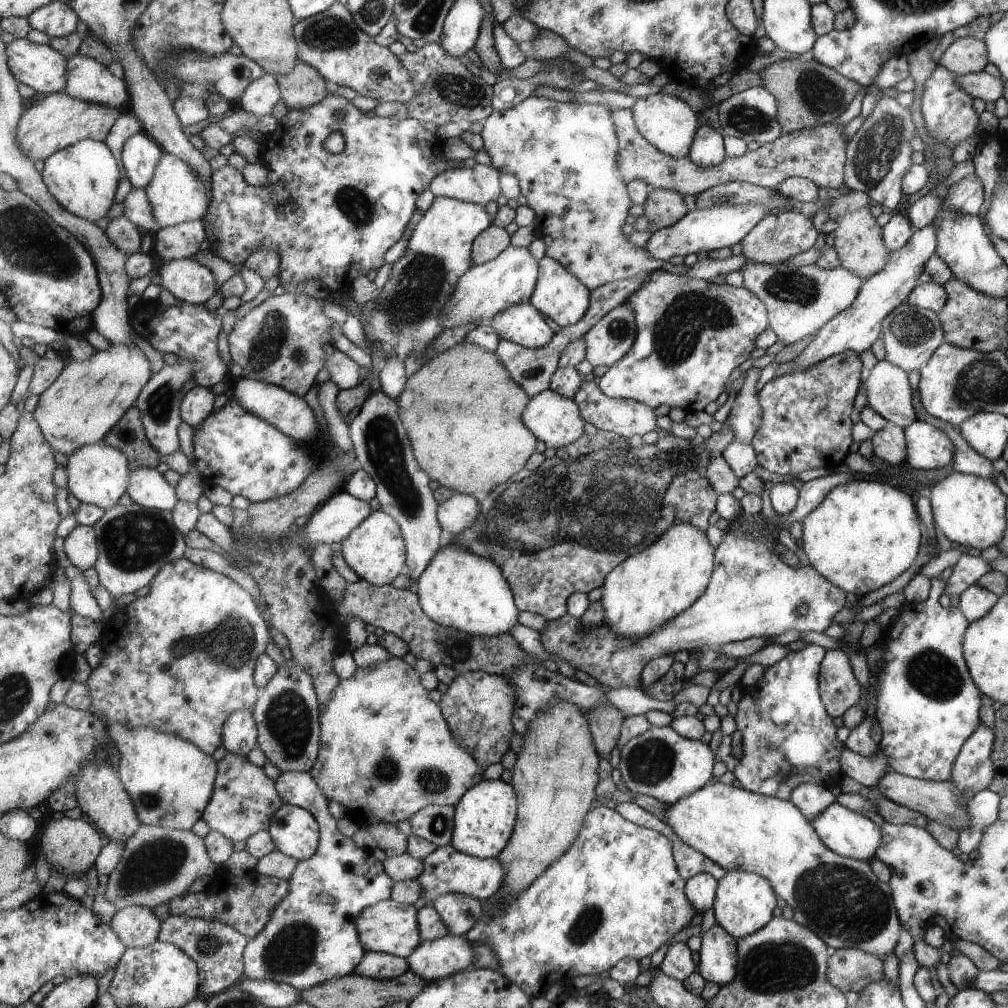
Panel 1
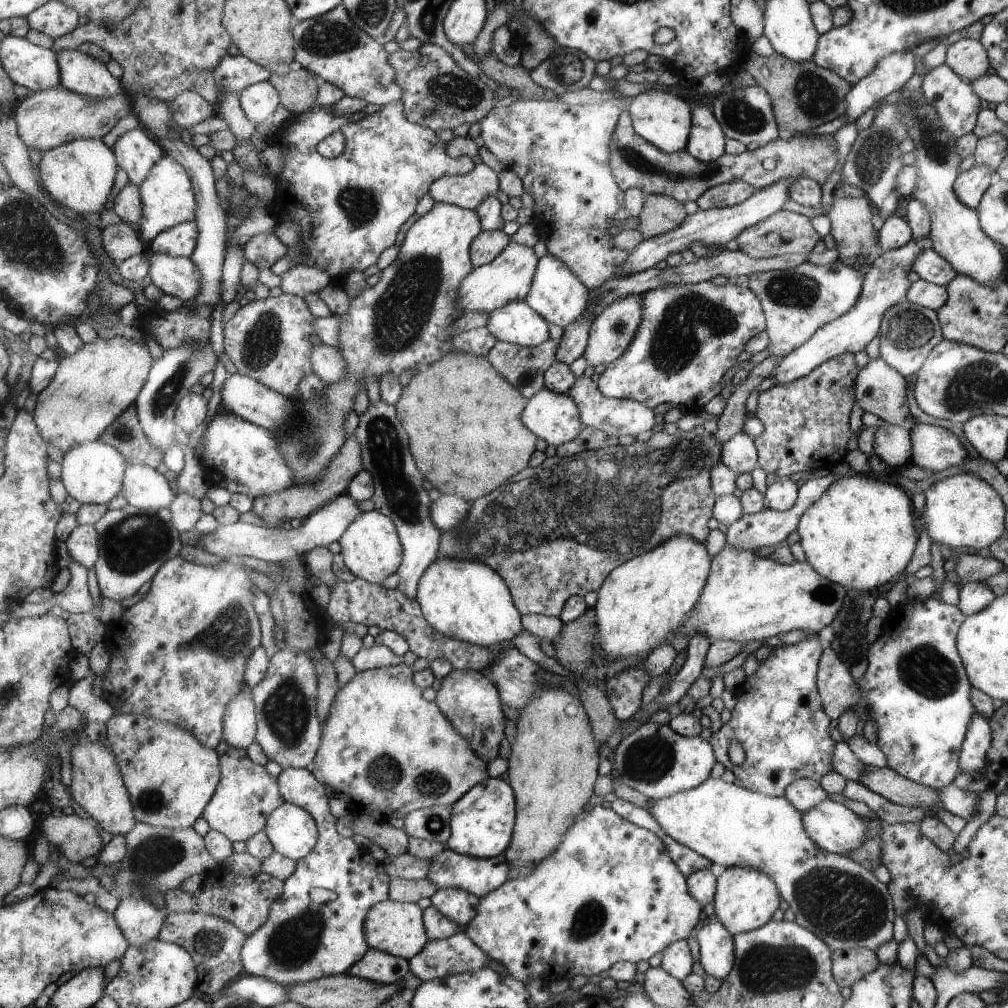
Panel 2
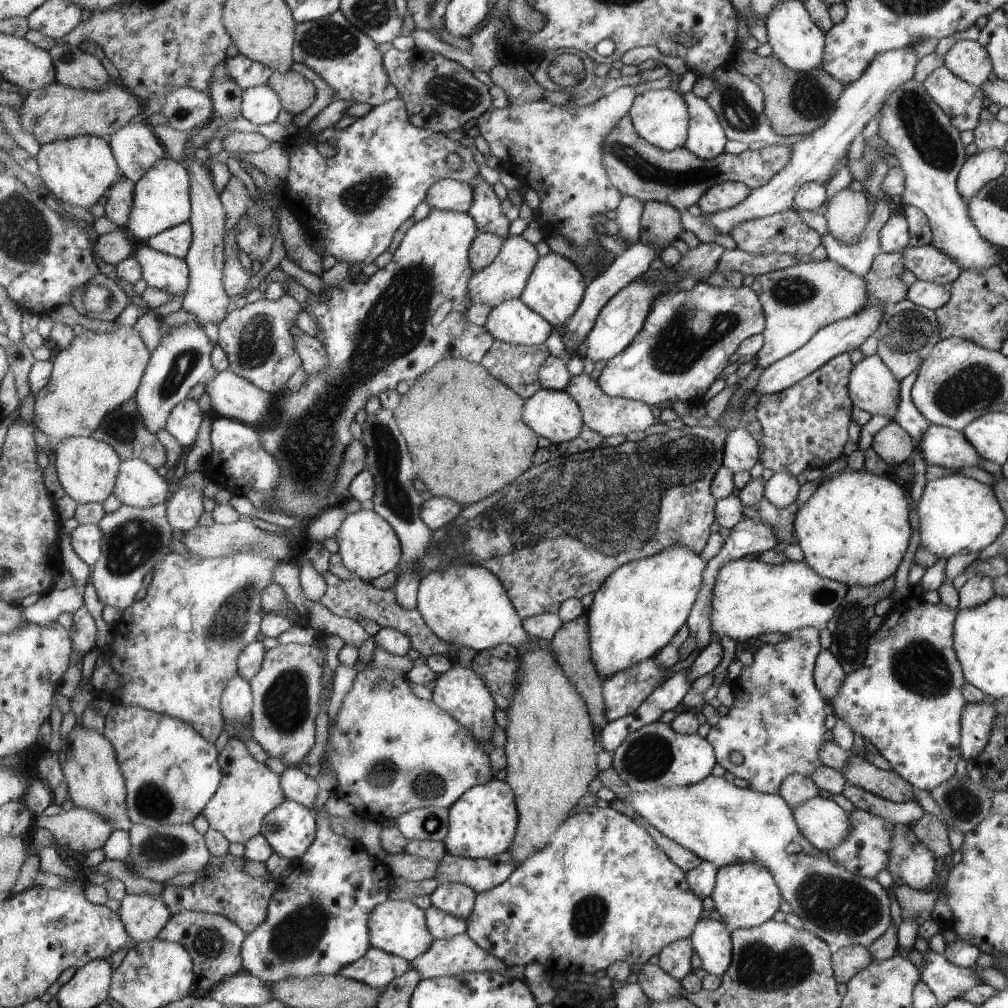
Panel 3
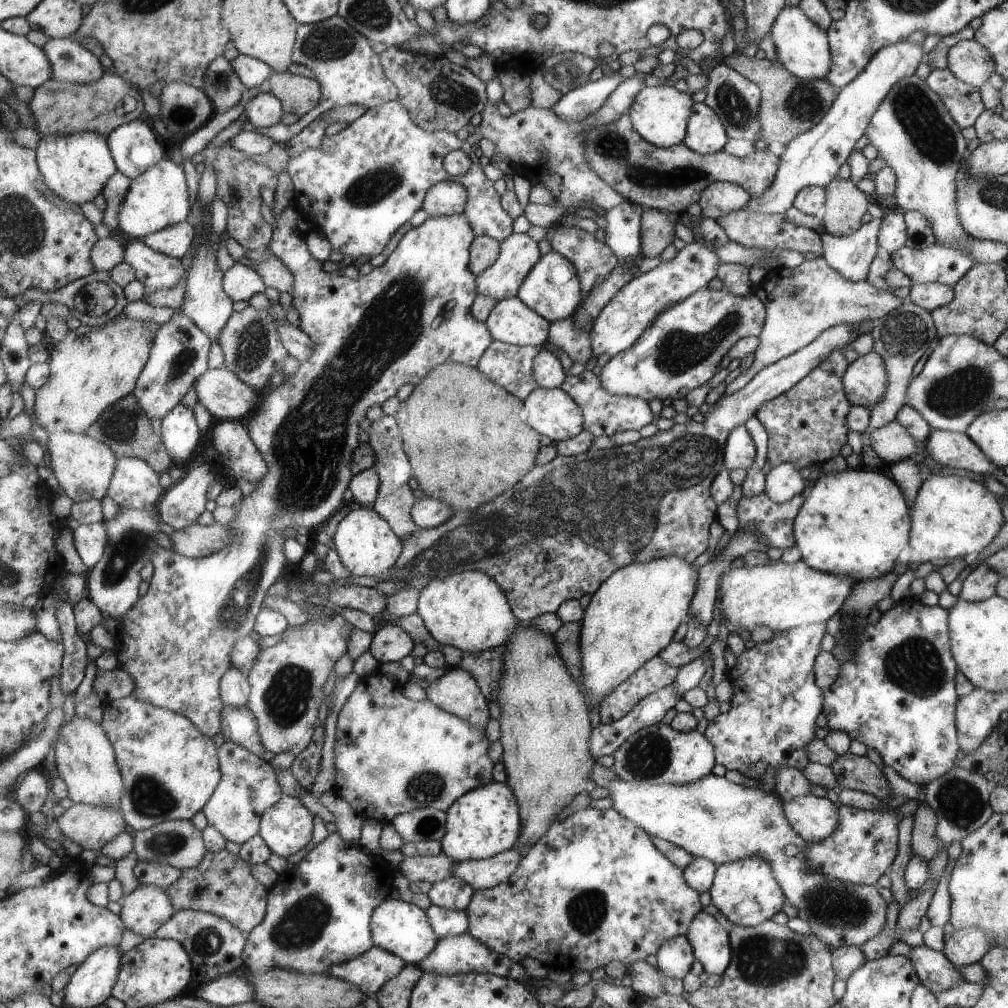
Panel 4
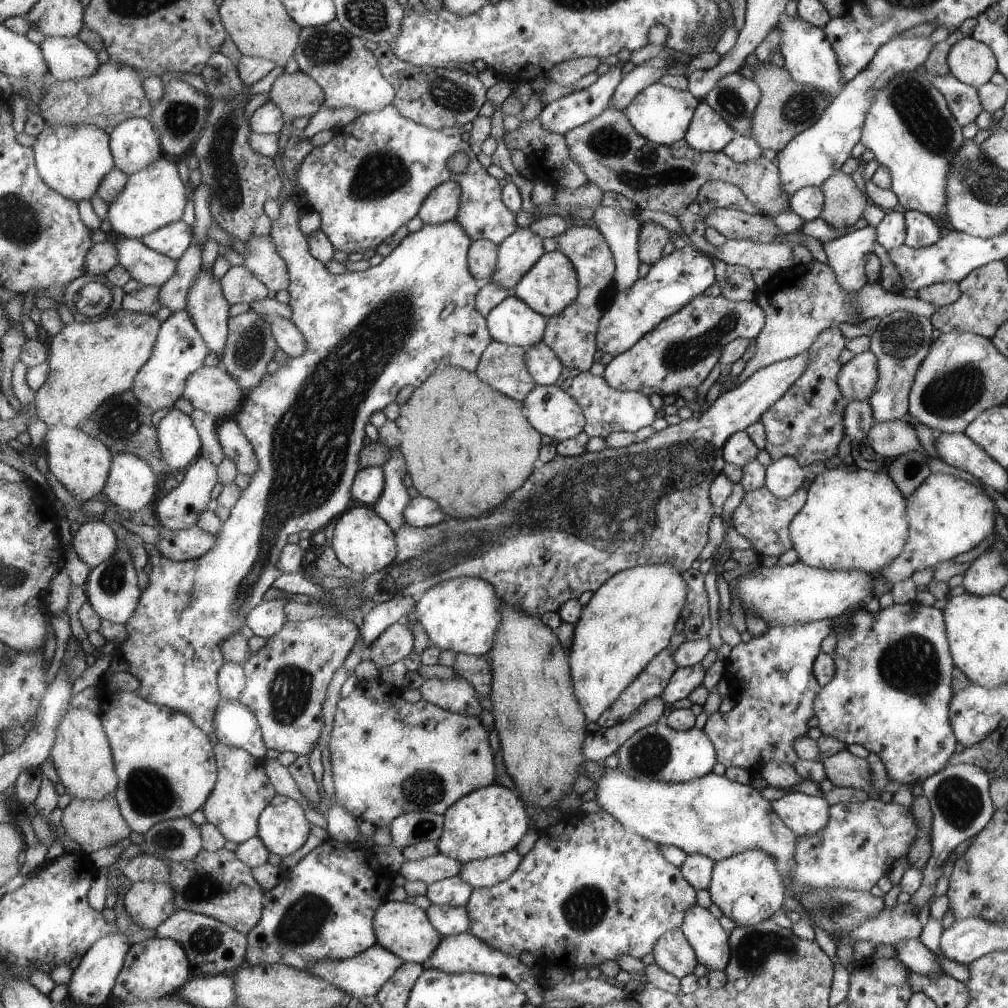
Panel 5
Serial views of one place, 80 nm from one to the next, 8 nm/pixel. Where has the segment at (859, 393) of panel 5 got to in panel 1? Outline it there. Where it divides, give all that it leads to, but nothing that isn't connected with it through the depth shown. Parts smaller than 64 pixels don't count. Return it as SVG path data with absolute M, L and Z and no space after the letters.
M885 359L875 362L869 370L869 375L864 382L866 392L866 405L882 416L889 424L897 425L904 429L916 419L915 412L911 407L911 388L907 381L907 373L898 366L891 364Z

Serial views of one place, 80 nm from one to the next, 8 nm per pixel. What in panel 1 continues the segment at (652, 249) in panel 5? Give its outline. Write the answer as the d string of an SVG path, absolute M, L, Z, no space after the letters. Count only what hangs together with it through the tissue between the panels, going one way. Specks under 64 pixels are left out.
M655 187L644 204L644 214L648 216L651 234L678 223L688 212L683 195L675 189Z

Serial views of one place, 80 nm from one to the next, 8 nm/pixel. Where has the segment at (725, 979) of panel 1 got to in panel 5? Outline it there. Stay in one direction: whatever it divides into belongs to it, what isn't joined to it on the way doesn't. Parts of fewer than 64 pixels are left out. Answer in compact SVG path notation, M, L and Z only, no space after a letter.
M695 905L687 911L681 930L695 949L698 961L710 971L723 971L729 962L727 934L705 908Z

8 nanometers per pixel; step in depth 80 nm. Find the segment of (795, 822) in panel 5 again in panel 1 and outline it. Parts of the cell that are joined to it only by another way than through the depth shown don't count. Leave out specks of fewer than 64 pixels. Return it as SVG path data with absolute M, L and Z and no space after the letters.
M837 801L830 804L813 820L810 820L810 823L819 840L822 840L828 849L842 857L853 860L870 862L882 840L882 828L880 826L877 826L865 815L851 812L851 809L837 803Z

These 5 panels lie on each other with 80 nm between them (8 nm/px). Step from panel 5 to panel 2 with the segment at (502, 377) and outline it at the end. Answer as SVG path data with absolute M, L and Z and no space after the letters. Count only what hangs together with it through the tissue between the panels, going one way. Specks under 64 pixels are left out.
M561 338L559 343L549 339L536 347L524 347L507 341L498 341L487 358L530 401L545 388L545 371L556 361L561 341Z

